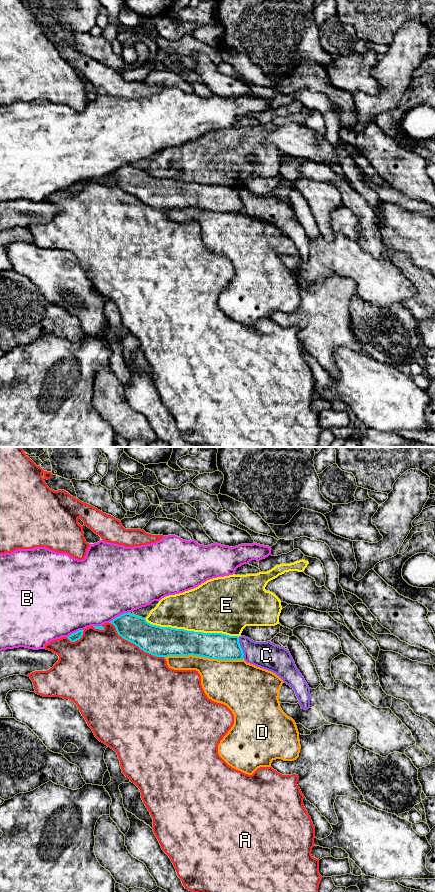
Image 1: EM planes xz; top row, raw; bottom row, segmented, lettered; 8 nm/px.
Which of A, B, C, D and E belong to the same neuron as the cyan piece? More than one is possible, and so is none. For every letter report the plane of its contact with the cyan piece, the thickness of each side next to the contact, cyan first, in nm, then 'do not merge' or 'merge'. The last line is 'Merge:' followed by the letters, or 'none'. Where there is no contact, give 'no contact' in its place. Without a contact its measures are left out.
A: meets cyan in xz; 240 nm thick on the cyan side, 500 nm on the other; do not merge
B: meets cyan in xz; 220 nm thick on the cyan side, 500 nm on the other; do not merge
C: meets cyan in xz; 220 nm thick on the cyan side, 220 nm on the other; do not merge
D: meets cyan in xz; 220 nm thick on the cyan side, 340 nm on the other; do not merge
E: meets cyan in xz; 240 nm thick on the cyan side, 400 nm on the other; do not merge
Merge: none

